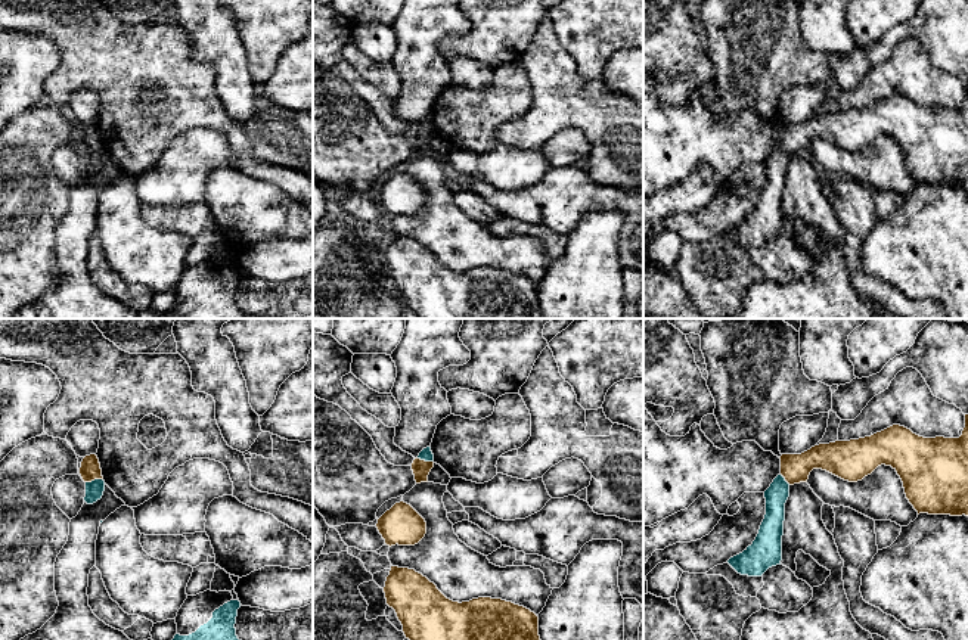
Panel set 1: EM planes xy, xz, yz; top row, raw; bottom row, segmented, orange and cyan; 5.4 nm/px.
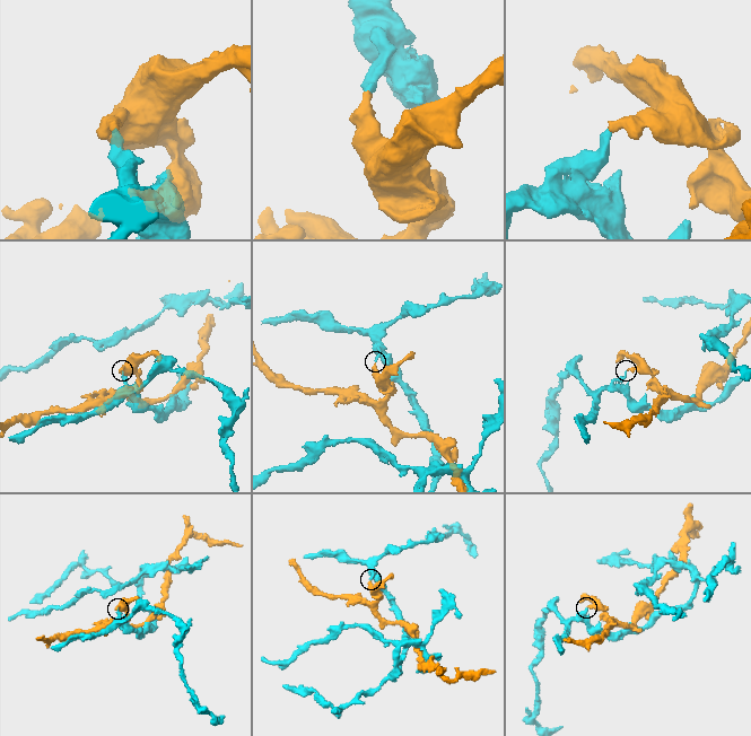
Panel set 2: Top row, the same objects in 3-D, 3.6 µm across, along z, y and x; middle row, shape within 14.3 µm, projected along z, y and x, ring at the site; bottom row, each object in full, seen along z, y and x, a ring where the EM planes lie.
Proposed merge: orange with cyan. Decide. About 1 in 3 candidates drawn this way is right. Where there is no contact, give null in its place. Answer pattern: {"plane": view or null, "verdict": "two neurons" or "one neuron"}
{"plane": "xy", "verdict": "two neurons"}

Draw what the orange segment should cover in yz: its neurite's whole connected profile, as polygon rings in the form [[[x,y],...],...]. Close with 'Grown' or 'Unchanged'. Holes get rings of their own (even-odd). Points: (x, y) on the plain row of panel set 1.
[[[968,84],[959,108],[924,108],[893,94],[871,106],[819,114],[779,128],[789,155],[807,152],[813,139],[857,152],[881,134],[891,136],[918,184],[968,186]]]. Unchanged

